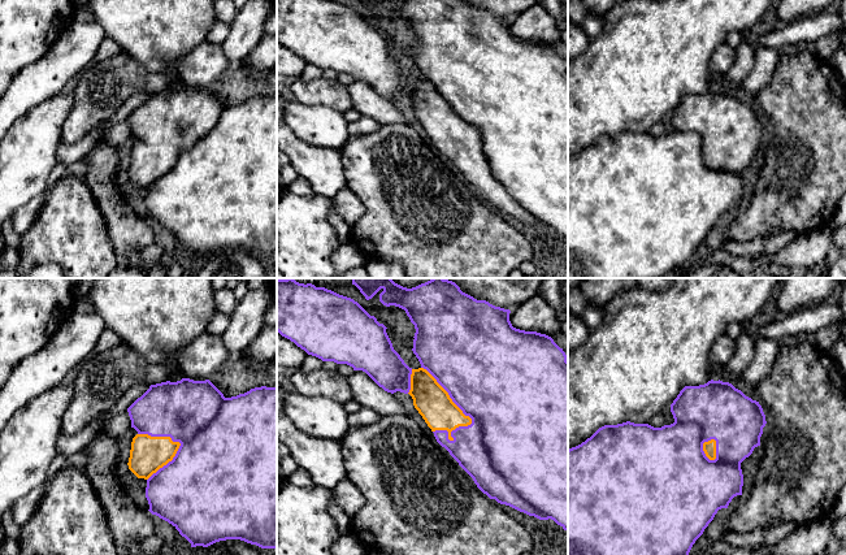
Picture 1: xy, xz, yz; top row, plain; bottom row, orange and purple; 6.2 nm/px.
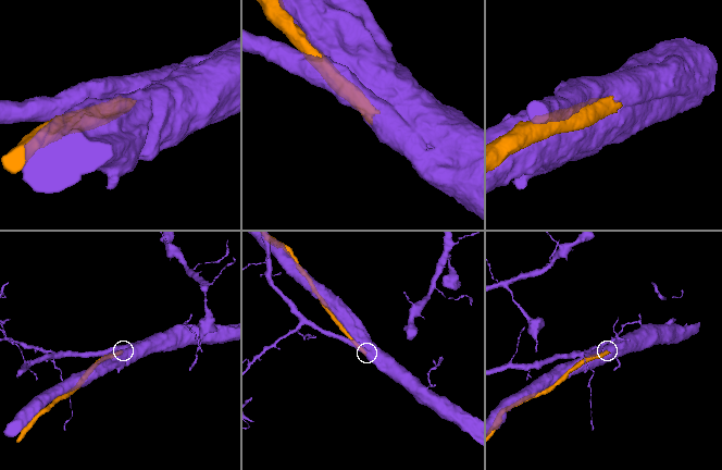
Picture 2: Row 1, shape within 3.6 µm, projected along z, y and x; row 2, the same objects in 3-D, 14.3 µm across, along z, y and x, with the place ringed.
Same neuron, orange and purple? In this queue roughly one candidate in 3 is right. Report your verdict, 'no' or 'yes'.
yes

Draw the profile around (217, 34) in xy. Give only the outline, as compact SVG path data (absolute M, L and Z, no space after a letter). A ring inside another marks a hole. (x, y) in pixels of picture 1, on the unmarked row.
M217 19L216 23L211 27L205 40L214 44L222 44L225 39L229 36L230 27L231 25L227 25Z

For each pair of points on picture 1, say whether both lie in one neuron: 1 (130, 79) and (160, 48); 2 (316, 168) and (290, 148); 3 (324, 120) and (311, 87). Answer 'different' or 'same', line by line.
1: different
2: same
3: different

